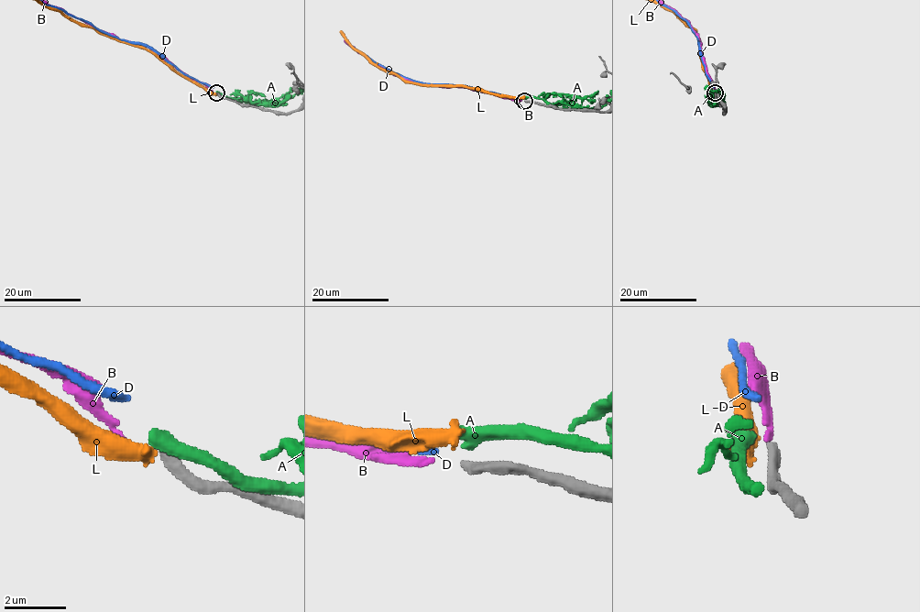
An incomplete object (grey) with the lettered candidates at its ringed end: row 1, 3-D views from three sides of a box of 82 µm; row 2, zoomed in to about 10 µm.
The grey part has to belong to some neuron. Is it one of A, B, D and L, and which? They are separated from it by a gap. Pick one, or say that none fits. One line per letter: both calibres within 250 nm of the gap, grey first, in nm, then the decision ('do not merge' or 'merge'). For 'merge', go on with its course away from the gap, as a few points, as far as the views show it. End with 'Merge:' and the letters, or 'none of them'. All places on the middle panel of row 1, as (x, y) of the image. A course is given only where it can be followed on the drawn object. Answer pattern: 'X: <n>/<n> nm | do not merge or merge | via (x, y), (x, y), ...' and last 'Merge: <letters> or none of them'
A: 300/500 nm | do not merge
B: 300/200 nm | merge
D: 300/320 nm | do not merge
L: 300/500 nm | do not merge
Merge: B

